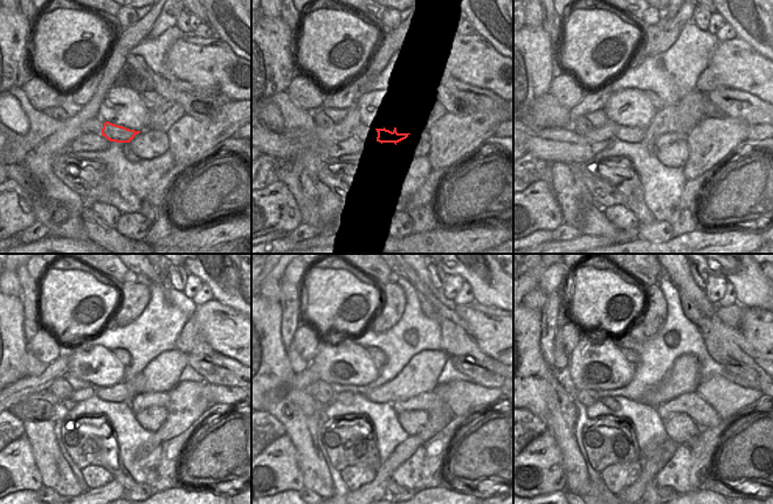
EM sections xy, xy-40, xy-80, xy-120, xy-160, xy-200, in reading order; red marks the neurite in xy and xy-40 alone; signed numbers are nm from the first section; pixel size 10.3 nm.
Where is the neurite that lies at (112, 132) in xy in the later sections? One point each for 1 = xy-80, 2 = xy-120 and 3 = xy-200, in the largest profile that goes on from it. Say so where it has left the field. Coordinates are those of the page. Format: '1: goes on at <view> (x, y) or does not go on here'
1: goes on at xy-80 (661, 140)
2: goes on at xy-120 (139, 402)
3: goes on at xy-200 (691, 404)

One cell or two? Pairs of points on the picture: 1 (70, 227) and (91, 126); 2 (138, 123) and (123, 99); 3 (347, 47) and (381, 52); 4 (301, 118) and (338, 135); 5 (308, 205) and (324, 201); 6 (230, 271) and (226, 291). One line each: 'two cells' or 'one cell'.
1: two cells
2: one cell
3: two cells
4: one cell
5: one cell
6: one cell

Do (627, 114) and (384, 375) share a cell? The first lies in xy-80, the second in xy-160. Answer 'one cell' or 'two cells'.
two cells

